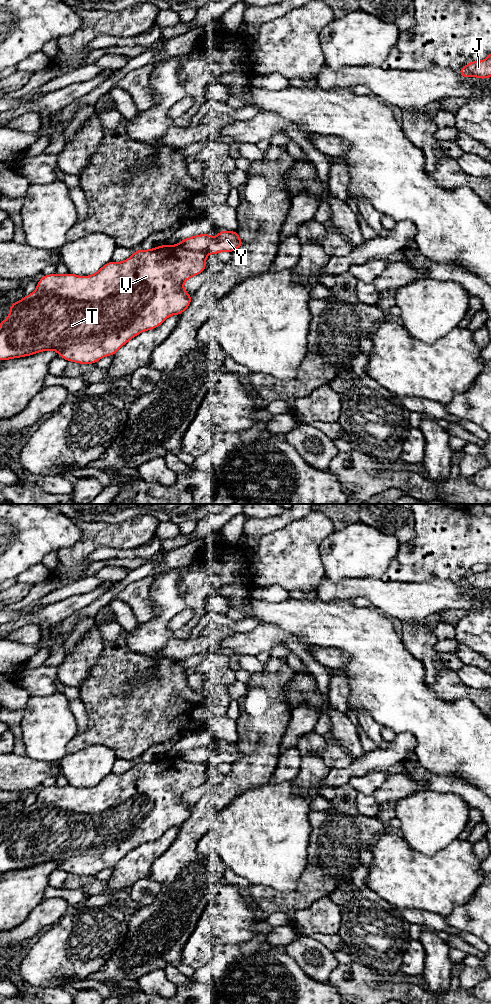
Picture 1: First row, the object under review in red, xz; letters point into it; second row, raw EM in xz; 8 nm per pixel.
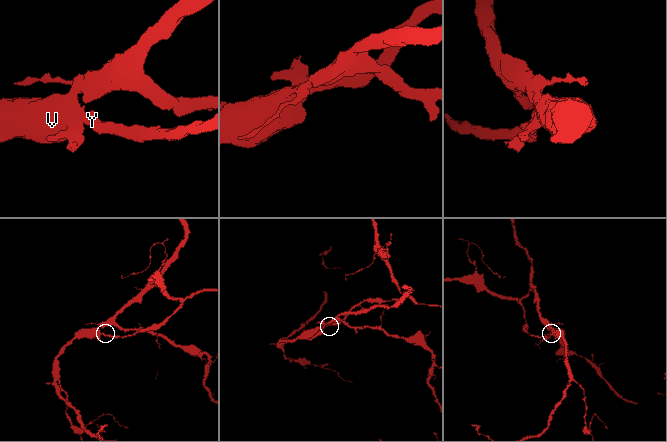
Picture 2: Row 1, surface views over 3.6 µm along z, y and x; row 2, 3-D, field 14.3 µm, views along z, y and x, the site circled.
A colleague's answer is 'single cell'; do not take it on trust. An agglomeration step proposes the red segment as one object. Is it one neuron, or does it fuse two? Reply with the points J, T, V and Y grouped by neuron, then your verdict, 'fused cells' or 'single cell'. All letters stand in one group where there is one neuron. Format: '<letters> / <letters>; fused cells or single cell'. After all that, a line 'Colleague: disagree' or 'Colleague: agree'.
J Y / T V; fused cells
Colleague: disagree

